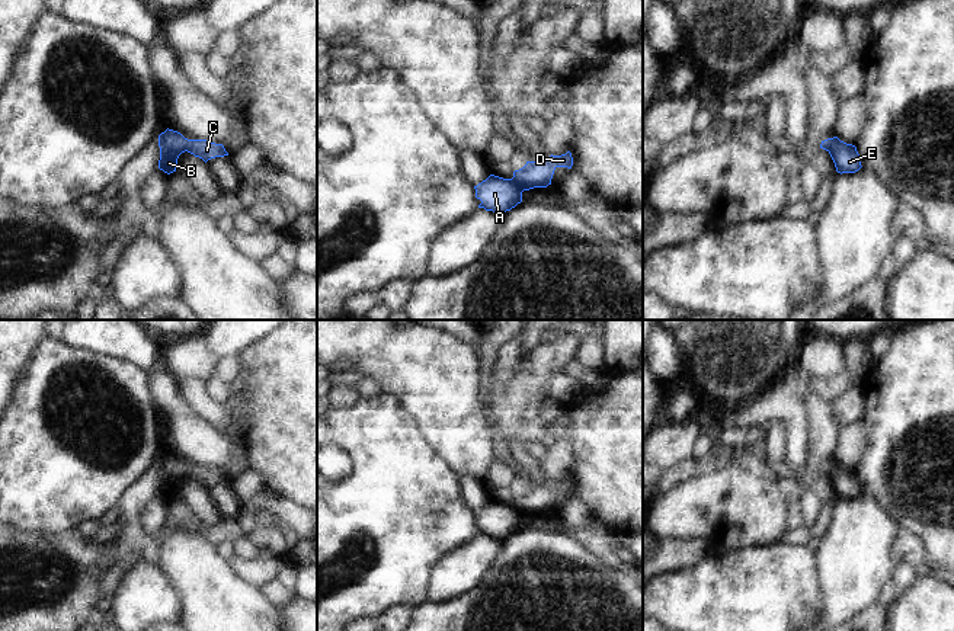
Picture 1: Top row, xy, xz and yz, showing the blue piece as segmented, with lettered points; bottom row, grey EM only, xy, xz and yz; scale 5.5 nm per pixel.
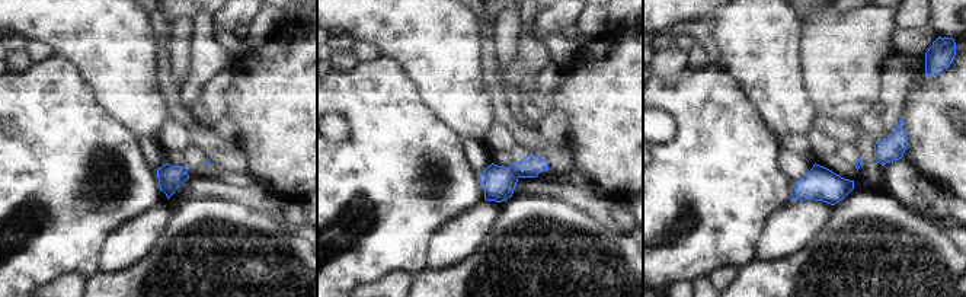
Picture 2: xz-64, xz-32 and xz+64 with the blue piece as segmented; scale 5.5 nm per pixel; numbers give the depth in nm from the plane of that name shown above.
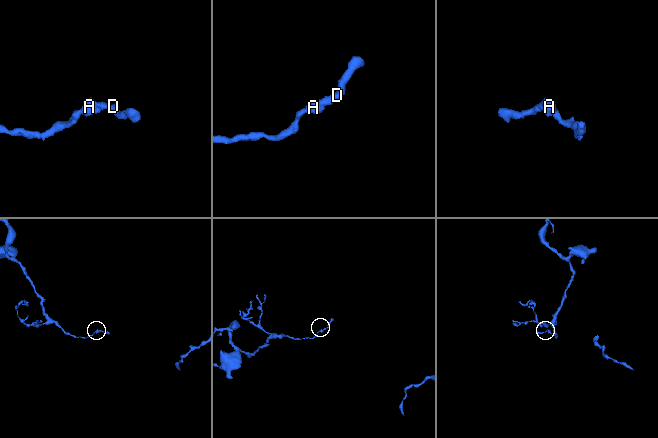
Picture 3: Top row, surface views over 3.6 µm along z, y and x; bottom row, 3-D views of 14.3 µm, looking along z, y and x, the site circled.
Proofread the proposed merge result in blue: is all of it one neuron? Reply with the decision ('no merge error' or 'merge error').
no merge error

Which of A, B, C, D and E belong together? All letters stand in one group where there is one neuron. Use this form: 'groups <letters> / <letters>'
groups A B C D E

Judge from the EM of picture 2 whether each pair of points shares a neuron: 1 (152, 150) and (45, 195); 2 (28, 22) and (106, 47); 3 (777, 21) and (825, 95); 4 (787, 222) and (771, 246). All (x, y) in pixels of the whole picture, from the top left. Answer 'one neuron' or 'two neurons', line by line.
1: two neurons
2: one neuron
3: two neurons
4: one neuron

